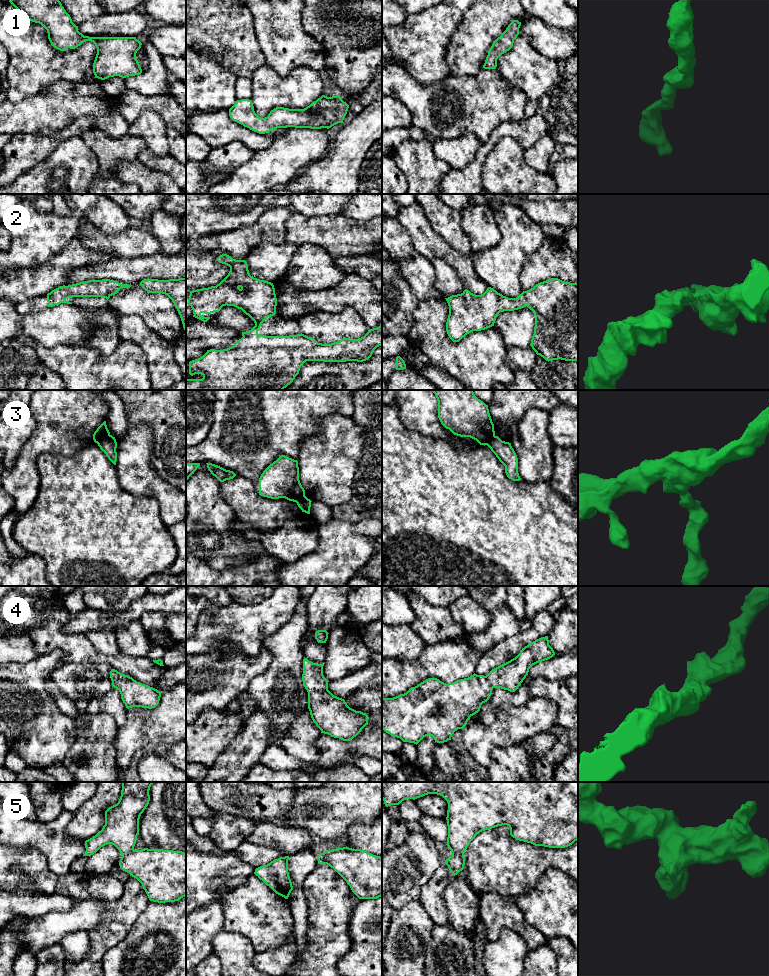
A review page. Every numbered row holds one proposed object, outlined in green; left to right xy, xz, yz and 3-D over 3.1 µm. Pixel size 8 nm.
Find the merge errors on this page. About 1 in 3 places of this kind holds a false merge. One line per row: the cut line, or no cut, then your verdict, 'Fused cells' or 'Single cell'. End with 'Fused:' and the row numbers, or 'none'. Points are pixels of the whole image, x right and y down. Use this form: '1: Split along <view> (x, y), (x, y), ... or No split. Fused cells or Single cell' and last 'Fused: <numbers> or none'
1: No split. Single cell
2: No split. Single cell
3: Split along xy (109, 433), (97, 443). Fused cells
4: No split. Single cell
5: Split along xy (134, 850), (122, 856). Fused cells
Fused: 3, 5

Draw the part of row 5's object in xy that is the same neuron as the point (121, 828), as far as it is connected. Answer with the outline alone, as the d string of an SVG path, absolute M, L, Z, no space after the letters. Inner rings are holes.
M122 782L121 796L117 804L105 811L105 825L95 836L85 841L85 854L91 856L101 847L112 844L122 856L134 851L137 836L139 834L139 819L150 801L149 790L154 782Z

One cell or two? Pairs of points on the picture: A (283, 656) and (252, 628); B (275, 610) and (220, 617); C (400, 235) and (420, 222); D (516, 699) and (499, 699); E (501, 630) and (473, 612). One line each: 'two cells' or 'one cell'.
A: two cells
B: one cell
C: two cells
D: one cell
E: two cells

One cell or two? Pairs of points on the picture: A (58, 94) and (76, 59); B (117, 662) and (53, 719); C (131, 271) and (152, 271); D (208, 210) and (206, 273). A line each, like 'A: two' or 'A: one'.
A: two
B: two
C: one
D: two

